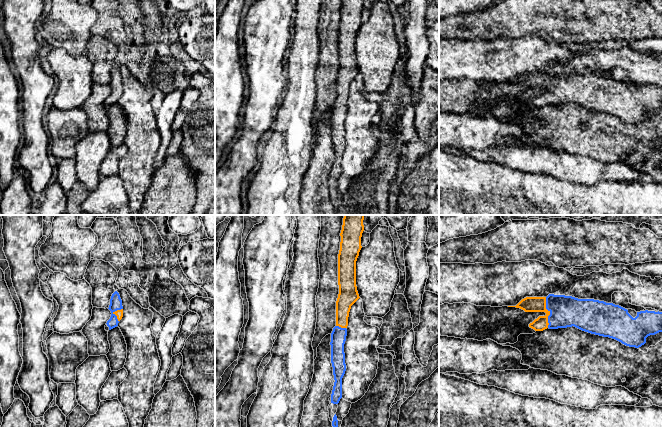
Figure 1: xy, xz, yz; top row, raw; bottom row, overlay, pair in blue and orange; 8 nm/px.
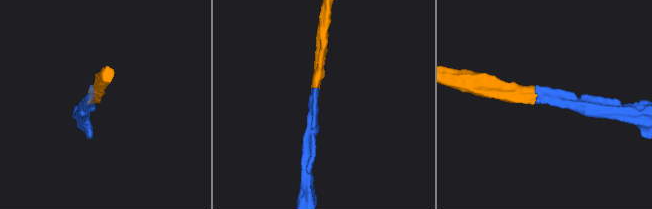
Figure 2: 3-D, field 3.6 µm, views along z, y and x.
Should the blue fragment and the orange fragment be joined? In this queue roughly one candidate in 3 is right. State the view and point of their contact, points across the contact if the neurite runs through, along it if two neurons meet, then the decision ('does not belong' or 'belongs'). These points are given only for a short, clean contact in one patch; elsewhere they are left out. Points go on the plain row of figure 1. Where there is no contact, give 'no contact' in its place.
yz (550, 88) | across yz (565, 87), (550, 88), (542, 80), (529, 80) | belongs

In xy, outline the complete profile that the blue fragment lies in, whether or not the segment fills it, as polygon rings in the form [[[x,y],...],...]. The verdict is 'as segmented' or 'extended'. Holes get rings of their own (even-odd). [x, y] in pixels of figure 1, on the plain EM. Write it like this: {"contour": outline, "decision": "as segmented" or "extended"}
{"contour": [[[115,67],[111,72],[110,81],[108,85],[111,87],[112,90],[106,100],[109,103],[109,106],[111,106],[118,102],[119,97],[123,93],[122,76],[117,67]]], "decision": "extended"}

